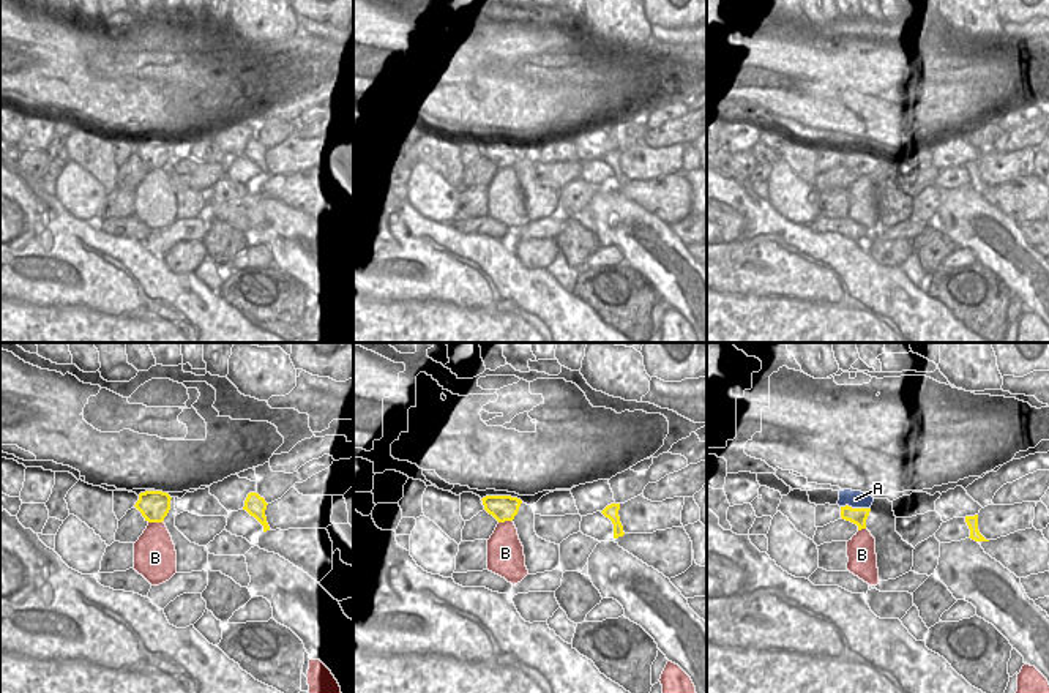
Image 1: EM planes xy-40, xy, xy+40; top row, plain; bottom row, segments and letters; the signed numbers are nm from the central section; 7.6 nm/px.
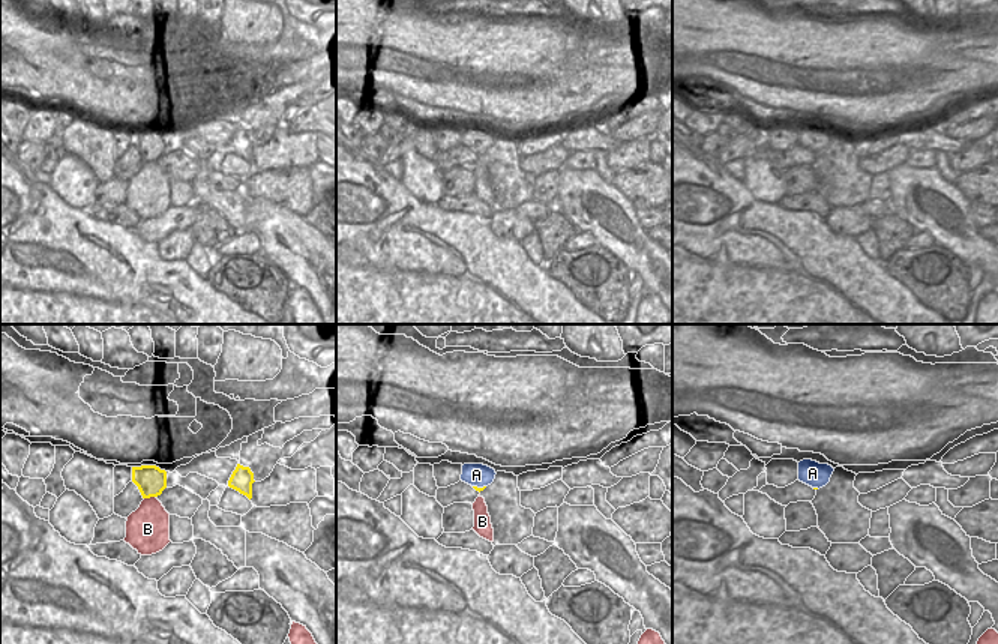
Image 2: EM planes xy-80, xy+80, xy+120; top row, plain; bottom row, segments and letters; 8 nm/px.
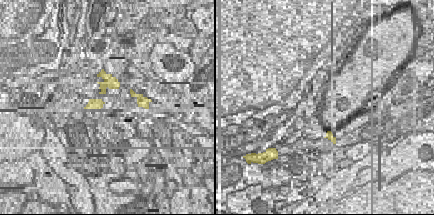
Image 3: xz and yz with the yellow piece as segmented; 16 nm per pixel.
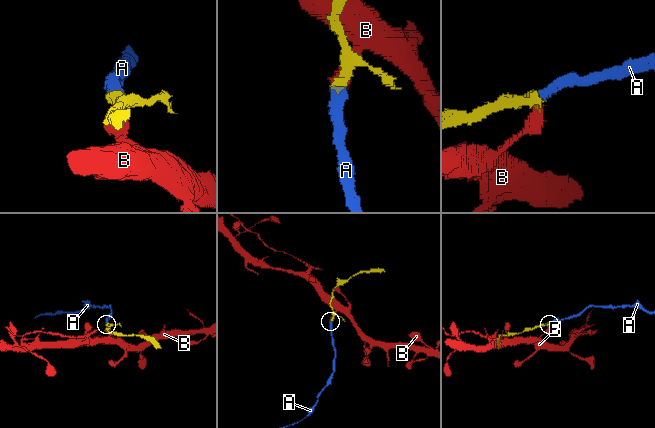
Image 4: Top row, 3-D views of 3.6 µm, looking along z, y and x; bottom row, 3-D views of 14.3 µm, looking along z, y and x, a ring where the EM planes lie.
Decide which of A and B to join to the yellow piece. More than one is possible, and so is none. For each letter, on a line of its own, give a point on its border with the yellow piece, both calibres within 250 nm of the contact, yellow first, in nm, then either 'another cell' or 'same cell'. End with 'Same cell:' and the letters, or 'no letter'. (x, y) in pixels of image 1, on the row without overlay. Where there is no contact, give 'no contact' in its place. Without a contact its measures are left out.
A: xy+40 (855, 155) | 130/140 nm | same cell
B: xy-40 (155, 168) | 220/320 nm | another cell
Same cell: A

